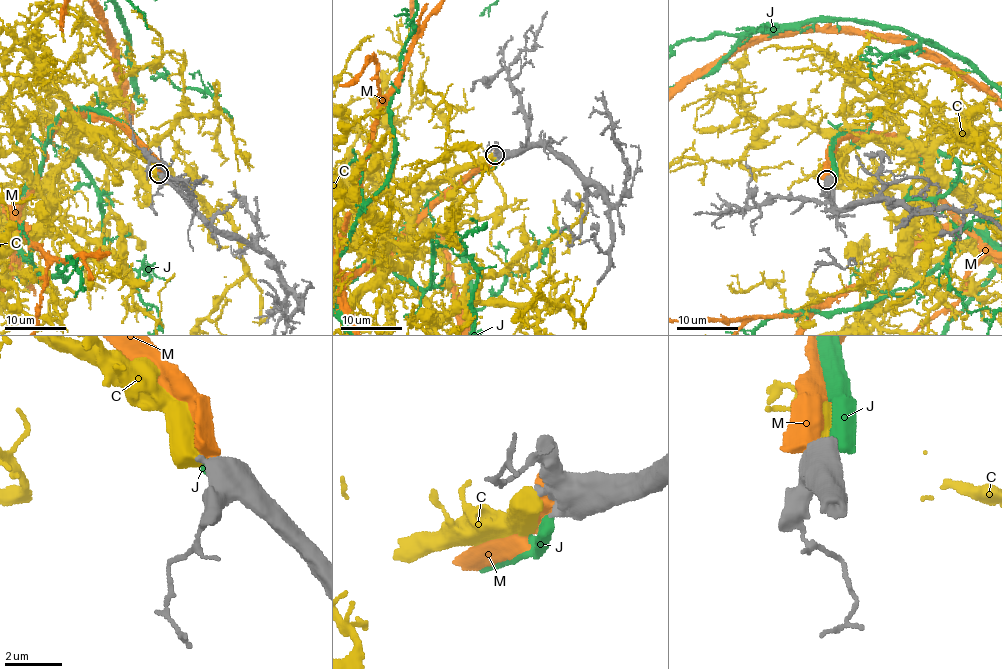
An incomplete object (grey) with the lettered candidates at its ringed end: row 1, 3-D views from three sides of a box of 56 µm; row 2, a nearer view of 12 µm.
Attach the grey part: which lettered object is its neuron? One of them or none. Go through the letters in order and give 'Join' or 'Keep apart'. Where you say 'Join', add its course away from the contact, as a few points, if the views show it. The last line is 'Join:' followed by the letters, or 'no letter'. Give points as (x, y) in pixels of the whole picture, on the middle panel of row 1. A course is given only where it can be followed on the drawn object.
C: Join. Its course: (494, 154), (430, 184), (415, 200), (411, 261), (358, 293), (345, 317)
J: Keep apart
M: Keep apart
Join: C

